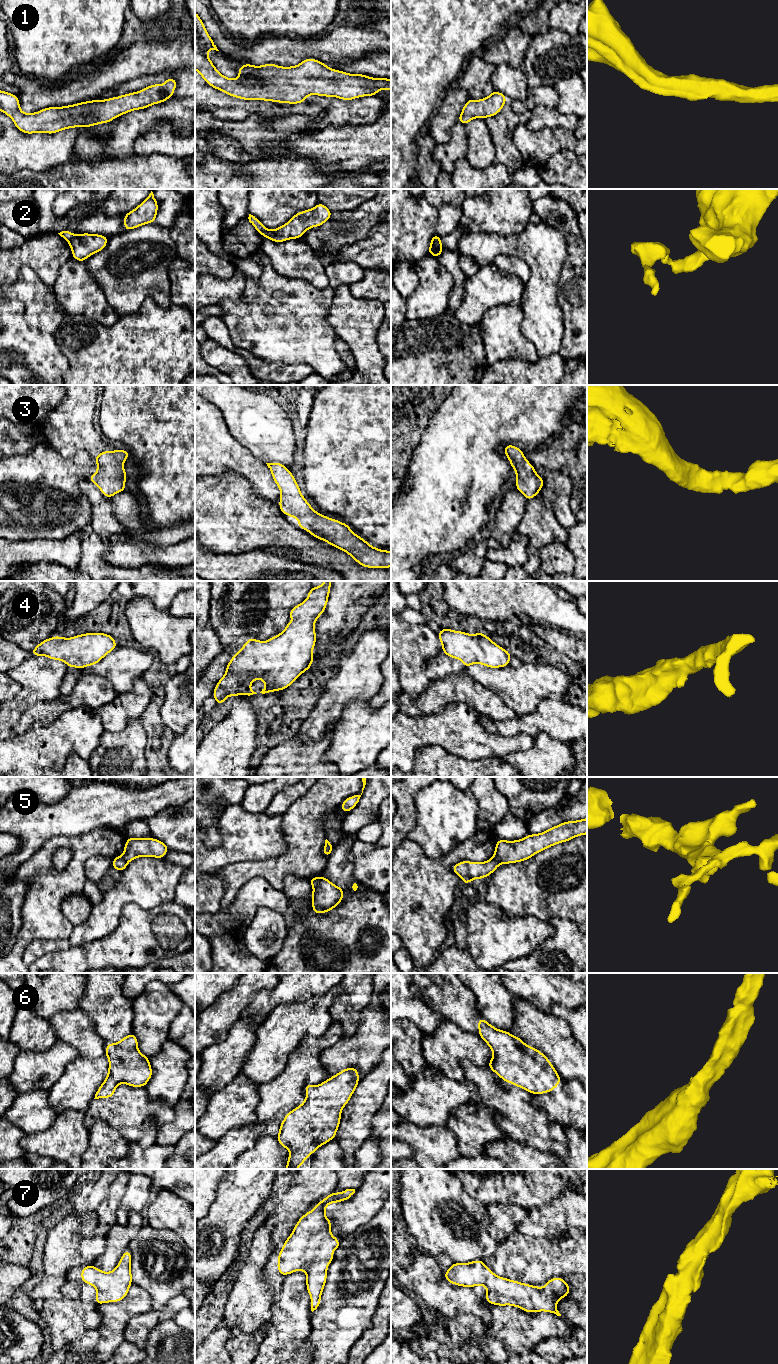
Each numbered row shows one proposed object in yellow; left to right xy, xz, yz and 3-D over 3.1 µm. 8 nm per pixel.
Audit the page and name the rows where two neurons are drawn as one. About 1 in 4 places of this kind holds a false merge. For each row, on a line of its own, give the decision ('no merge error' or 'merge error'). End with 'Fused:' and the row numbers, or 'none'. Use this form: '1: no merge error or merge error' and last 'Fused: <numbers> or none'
1: no merge error
2: merge error
3: no merge error
4: no merge error
5: merge error
6: no merge error
7: no merge error
Fused: 2, 5

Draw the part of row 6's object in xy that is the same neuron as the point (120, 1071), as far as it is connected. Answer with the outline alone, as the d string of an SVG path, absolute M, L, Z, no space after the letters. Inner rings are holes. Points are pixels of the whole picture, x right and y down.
M134 1033L123 1037L118 1043L107 1042L104 1054L109 1060L108 1074L94 1099L112 1098L121 1083L145 1087L153 1075L149 1058L138 1050L138 1039Z

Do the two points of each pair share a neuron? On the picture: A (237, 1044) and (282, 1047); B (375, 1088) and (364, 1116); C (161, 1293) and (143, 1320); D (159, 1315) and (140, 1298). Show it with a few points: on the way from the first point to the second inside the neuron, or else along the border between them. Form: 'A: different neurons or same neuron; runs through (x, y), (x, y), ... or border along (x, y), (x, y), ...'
A: different neurons; border along (261, 1024), (256, 1030), (253, 1047), (241, 1066)
B: same neuron; runs through (370, 1095), (364, 1103), (364, 1109)
C: different neurons; border along (173, 1295), (164, 1308), (153, 1309)
D: different neurons; border along (152, 1308), (130, 1318)

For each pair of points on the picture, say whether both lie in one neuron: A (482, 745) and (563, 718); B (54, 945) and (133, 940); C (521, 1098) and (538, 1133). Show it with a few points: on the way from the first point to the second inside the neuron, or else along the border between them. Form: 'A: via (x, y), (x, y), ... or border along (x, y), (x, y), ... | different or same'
A: border along (520, 731), (533, 737) | different
B: border along (71, 946), (63, 950), (47, 952) | different
C: via (521, 1107), (521, 1116), (529, 1124) | same

